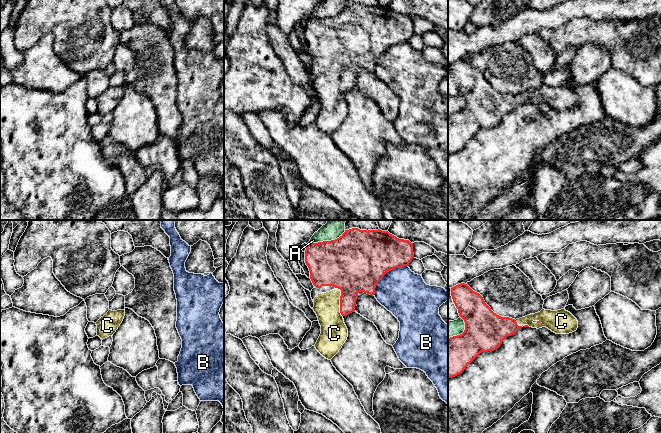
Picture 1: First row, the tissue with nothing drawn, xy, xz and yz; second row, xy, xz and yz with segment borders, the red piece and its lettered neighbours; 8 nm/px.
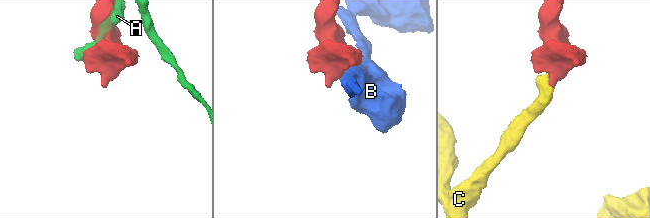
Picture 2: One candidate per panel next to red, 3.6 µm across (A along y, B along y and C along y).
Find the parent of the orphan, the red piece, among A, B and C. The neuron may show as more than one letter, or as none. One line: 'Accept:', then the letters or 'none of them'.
Accept: C

